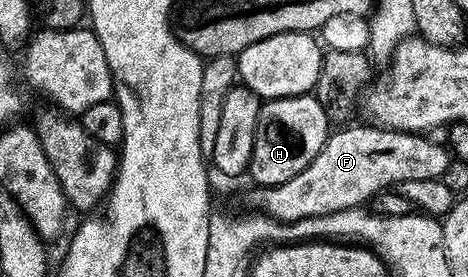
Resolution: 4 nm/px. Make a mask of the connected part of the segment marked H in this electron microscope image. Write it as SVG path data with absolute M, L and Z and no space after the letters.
M316 95L287 96L285 99L269 100L262 103L258 114L257 134L253 138L249 176L256 180L254 182L256 185L264 188L284 184L289 182L289 178L297 178L297 174L301 174L301 170L305 170L305 166L309 166L309 162L313 162L313 158L317 158L317 154L325 146L330 132L330 122Z

